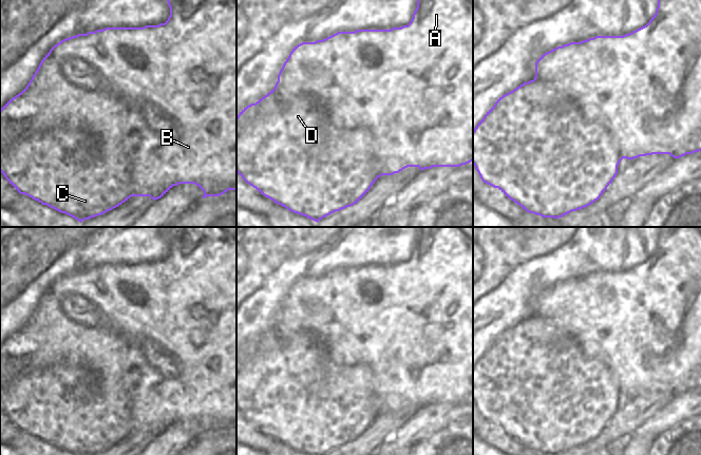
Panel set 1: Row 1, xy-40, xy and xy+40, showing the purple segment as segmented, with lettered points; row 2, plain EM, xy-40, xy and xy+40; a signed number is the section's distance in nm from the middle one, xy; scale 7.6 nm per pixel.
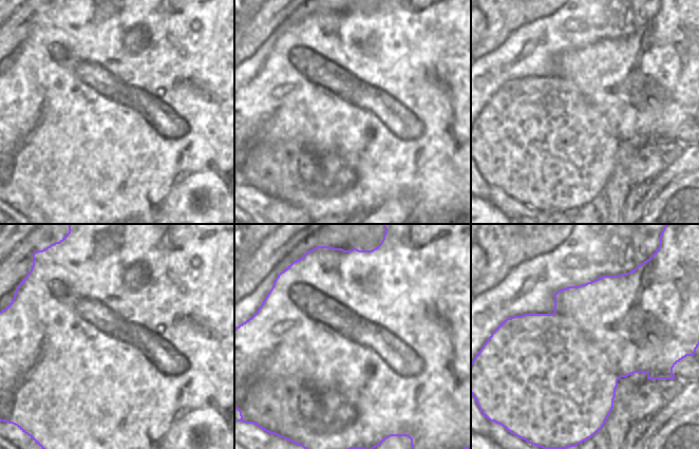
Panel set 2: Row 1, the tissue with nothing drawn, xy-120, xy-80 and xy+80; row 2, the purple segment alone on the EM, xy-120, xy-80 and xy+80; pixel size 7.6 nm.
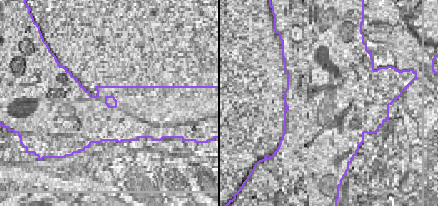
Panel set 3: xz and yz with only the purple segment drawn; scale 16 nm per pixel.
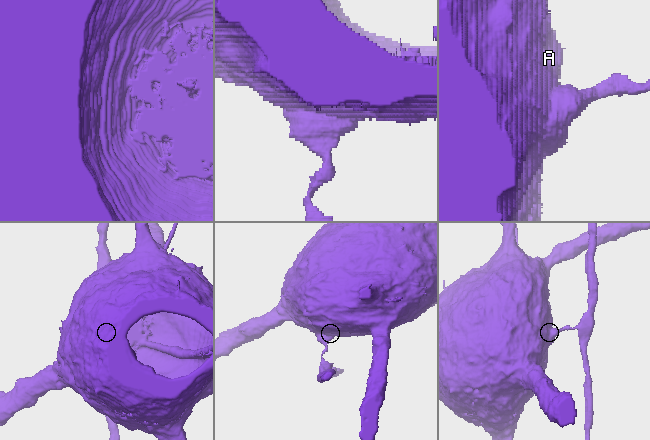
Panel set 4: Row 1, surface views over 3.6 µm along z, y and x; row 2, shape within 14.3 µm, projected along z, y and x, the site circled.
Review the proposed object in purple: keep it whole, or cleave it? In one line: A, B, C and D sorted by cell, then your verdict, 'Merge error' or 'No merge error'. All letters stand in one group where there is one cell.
Groups: A B C / D. Merge error

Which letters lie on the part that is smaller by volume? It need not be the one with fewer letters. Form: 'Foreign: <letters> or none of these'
Foreign: D

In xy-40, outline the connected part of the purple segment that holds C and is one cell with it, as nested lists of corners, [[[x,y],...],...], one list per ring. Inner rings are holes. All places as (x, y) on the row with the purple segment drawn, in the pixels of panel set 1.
[[[236,0],[167,1],[170,16],[165,23],[144,27],[106,27],[61,40],[43,57],[26,88],[0,109],[0,172],[20,194],[81,223],[118,207],[131,196],[150,196],[156,201],[179,184],[198,186],[204,191],[203,198],[236,190]],[[55,129],[82,129],[98,140],[99,148],[110,154],[94,154],[93,148],[84,148],[78,141],[70,144],[77,155],[68,154],[63,160],[51,159],[49,156],[11,156],[7,153],[13,144]]]

